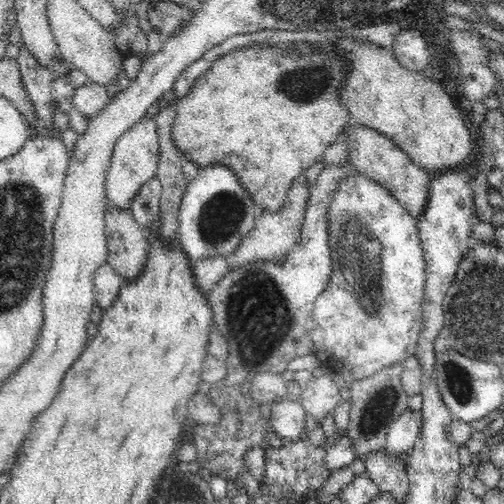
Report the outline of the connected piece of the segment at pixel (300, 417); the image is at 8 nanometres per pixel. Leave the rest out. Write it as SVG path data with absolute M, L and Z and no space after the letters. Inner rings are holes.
M280 400L271 404L271 427L284 440L298 440L306 429L301 401Z

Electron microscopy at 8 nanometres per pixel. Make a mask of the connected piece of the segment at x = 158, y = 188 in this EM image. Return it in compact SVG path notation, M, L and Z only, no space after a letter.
M152 177L132 198L129 211L134 220L145 230L159 217L159 202L163 186L160 179Z

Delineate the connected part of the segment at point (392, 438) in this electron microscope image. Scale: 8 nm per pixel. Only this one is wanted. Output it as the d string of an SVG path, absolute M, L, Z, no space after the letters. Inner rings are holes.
M406 409L388 427L384 449L388 449L394 455L408 456L419 437L420 427L421 423L416 420L411 409Z

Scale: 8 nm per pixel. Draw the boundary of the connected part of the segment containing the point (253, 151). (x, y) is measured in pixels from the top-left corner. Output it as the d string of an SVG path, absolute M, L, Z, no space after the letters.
M249 45L236 48L232 52L218 56L210 68L196 80L192 85L190 92L178 98L176 102L176 117L172 123L171 135L177 149L182 156L198 163L202 167L209 167L212 164L224 164L228 168L232 168L236 172L238 180L243 184L243 187L248 191L250 198L256 206L260 206L264 211L277 211L282 208L284 199L288 194L288 189L297 176L304 174L307 168L312 164L316 164L323 157L324 150L336 142L338 136L343 131L343 128L352 121L350 114L342 107L339 101L339 88L342 86L343 80L347 77L347 66L345 60L339 52L308 52L302 54L299 50L289 50L289 48L279 48L270 45Z

